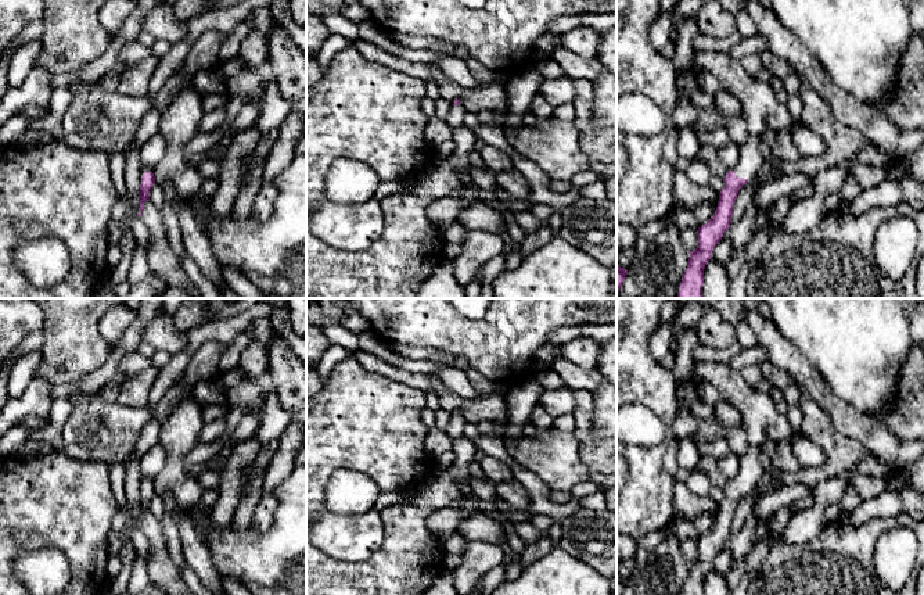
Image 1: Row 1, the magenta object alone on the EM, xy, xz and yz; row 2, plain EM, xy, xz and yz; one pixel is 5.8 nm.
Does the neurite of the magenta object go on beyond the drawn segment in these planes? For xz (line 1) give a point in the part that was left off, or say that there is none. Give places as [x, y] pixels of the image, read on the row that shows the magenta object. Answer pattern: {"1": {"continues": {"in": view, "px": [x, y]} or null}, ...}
{"1": {"continues": null}}

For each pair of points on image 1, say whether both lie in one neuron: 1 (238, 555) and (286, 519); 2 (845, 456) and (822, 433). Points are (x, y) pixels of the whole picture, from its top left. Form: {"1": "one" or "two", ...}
{"1": "one", "2": "one"}

